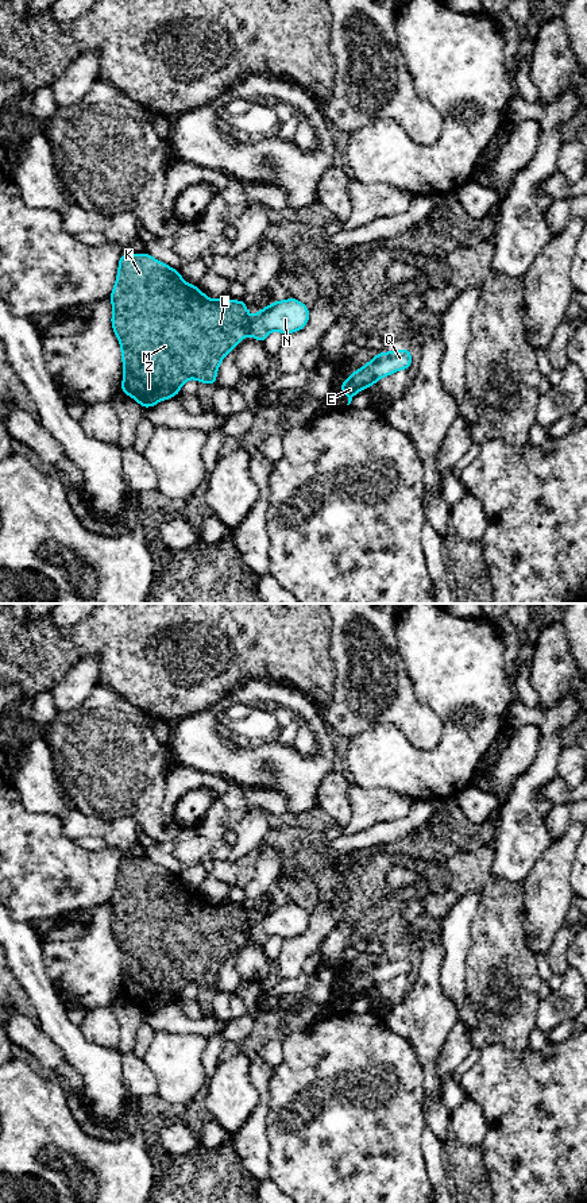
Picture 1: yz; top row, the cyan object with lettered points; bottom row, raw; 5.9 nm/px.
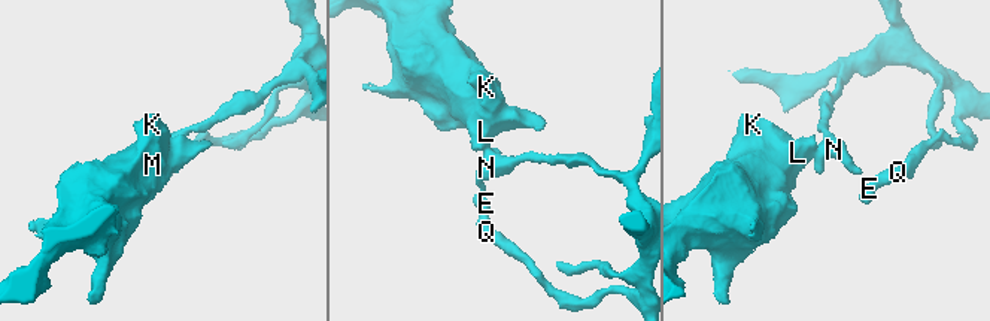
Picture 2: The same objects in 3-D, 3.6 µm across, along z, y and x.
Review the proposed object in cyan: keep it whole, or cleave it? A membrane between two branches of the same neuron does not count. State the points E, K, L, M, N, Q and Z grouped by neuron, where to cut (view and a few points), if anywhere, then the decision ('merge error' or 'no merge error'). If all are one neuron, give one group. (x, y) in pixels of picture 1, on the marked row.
groups E N Q / K L M Z; cut yz (250, 322), (247, 332); merge error

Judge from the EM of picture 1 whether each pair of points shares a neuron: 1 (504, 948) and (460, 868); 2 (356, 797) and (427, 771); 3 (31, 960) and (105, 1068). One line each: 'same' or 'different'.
1: same
2: different
3: same

